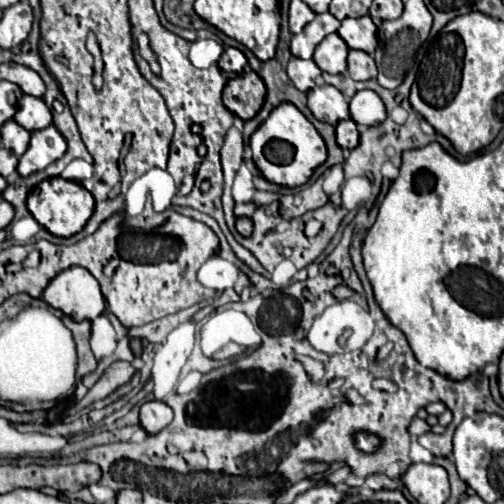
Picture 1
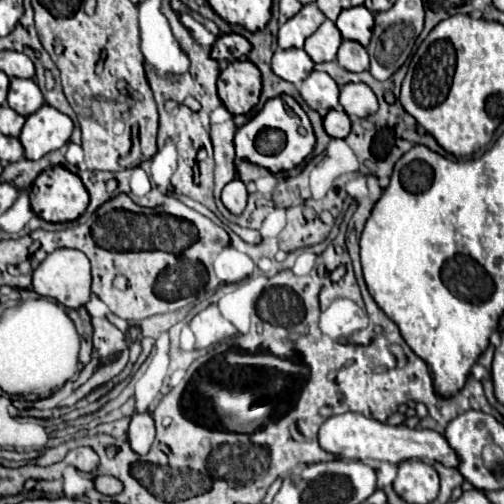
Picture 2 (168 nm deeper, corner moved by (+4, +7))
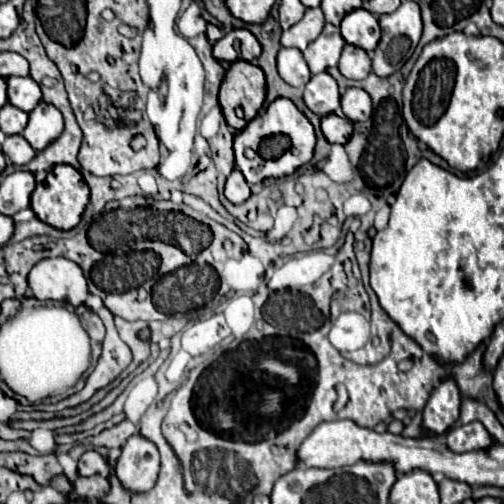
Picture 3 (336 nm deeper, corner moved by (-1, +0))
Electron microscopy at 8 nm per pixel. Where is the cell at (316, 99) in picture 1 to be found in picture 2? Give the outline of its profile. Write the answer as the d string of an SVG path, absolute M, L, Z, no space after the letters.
M311 71L311 75L301 83L299 93L301 93L301 99L321 117L325 117L325 113L331 109L337 109L337 111L341 109L339 87L327 73Z

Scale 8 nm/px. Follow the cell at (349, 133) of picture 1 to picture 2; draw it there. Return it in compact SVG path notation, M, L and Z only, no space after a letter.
M331 109L325 117L323 117L323 125L325 125L325 131L331 135L331 137L337 137L337 139L345 139L351 131L351 123L349 123L349 117L345 111L335 111Z

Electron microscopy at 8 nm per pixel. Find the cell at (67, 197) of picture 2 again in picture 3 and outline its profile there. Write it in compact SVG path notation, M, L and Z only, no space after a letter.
M58 164L48 172L46 180L36 186L36 190L32 194L32 210L36 212L36 216L42 222L46 222L58 230L70 230L80 222L82 212L88 206L88 200L90 200L90 190L86 188L82 174L68 164Z

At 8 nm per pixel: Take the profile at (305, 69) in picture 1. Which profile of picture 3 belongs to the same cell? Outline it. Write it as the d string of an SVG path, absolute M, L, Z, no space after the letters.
M280 48L278 52L278 74L284 82L294 88L304 88L310 80L308 64L298 48Z

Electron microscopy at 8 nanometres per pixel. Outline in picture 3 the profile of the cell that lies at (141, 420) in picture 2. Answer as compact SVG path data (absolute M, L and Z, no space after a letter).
M140 434L128 438L114 466L114 472L122 488L132 494L150 490L156 484L158 470L160 470L158 448Z

